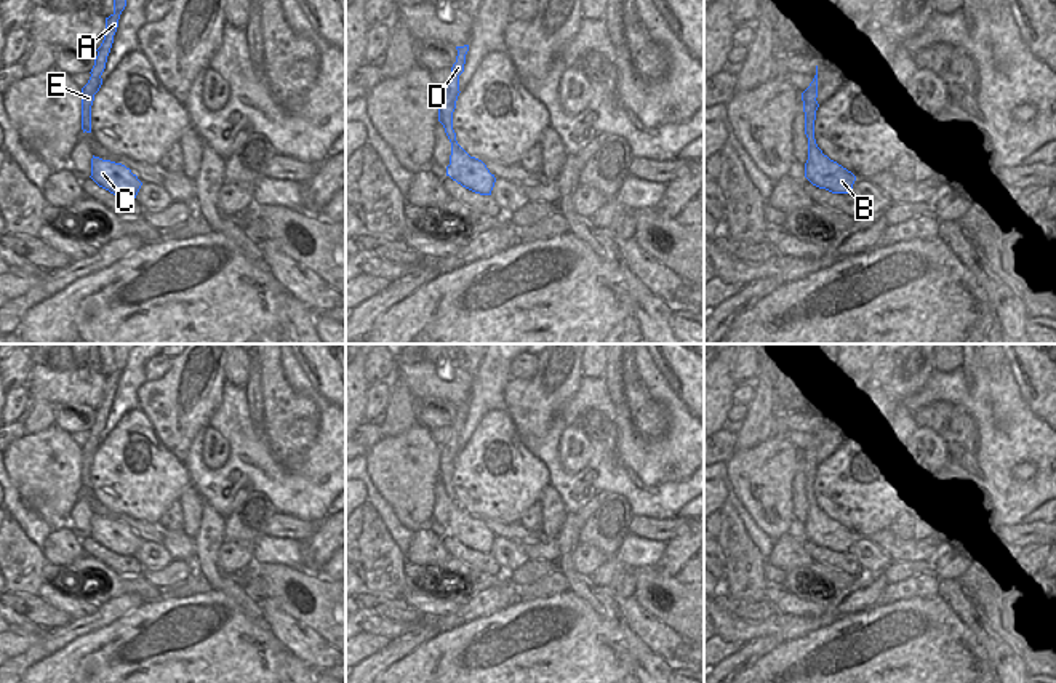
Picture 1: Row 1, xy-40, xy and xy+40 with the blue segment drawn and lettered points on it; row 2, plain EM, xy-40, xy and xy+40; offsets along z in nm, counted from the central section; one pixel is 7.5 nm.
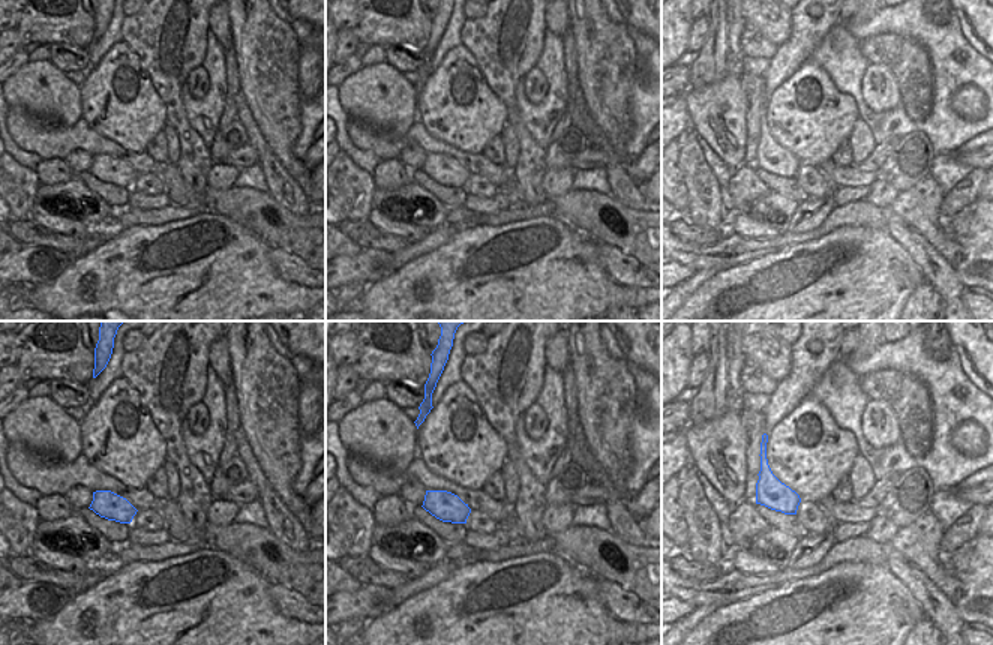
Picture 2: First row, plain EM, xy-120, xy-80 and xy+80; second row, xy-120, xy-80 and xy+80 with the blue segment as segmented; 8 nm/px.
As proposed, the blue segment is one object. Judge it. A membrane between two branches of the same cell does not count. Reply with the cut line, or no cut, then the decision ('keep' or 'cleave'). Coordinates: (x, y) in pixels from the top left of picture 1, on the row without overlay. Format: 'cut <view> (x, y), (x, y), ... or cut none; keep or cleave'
cut none; keep

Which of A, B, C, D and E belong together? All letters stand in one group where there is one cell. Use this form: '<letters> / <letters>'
A B C D E

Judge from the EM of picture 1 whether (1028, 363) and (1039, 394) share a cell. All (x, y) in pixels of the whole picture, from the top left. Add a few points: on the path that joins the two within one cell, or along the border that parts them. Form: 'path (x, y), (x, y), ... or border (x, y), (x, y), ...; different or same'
path (1036, 371), (1039, 375), (1039, 386); same

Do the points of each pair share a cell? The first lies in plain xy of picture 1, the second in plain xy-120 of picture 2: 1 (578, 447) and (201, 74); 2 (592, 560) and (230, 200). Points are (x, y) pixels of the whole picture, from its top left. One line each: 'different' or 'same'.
1: same
2: different

